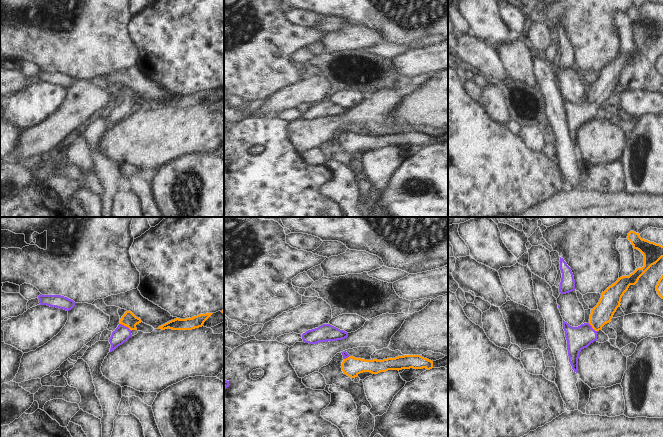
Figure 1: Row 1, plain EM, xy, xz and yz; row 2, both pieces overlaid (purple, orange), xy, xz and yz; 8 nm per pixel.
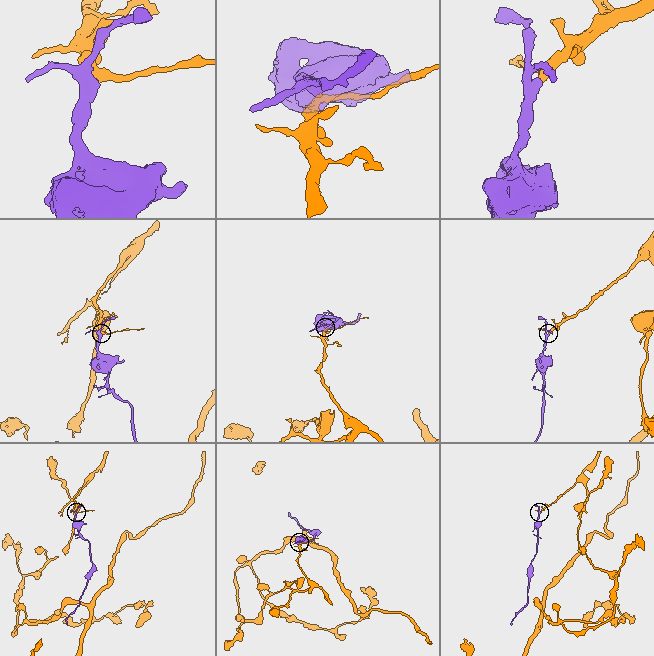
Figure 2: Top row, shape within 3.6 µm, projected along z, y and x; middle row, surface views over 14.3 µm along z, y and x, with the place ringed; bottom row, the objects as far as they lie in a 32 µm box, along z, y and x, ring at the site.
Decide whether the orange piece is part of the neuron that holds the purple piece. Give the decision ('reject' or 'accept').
accept

